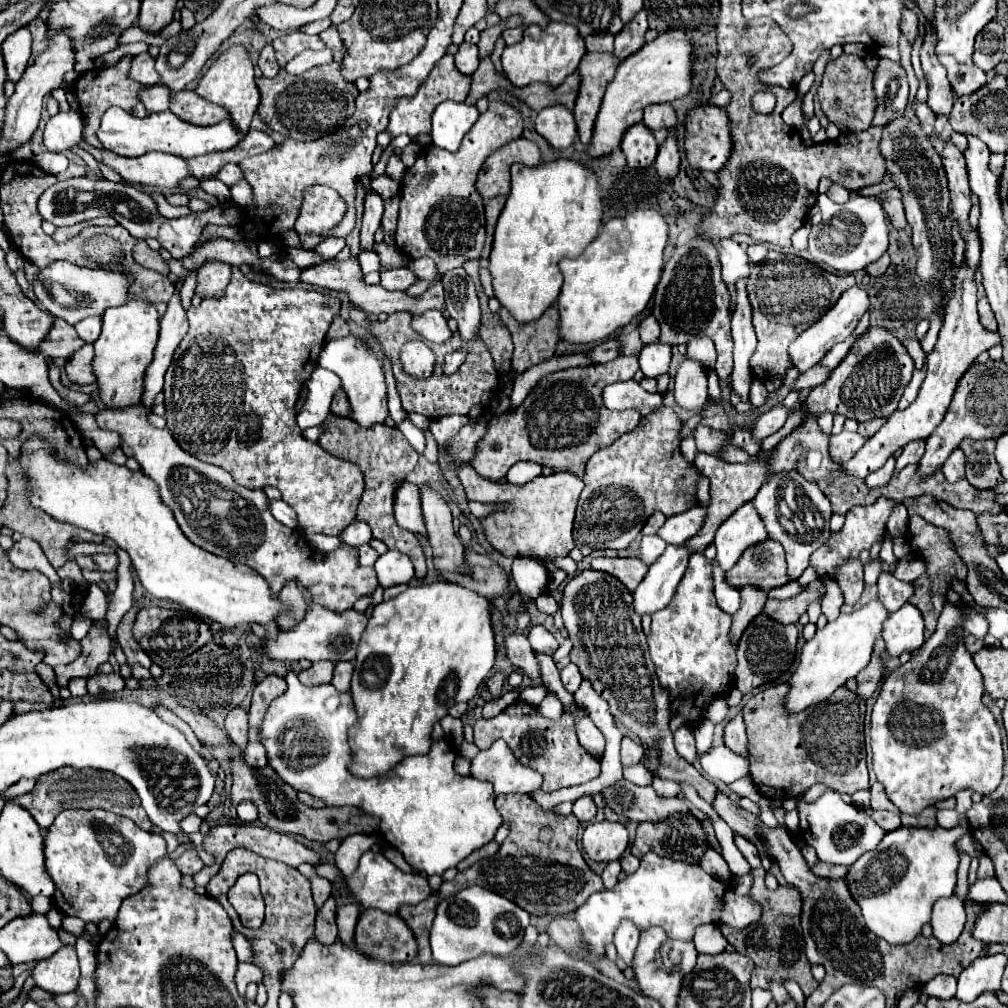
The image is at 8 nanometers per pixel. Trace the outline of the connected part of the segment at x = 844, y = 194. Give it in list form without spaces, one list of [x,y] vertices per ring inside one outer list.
[[[832,184],[830,190],[826,192],[826,196],[828,196],[832,202],[846,202],[846,200],[850,198],[850,192],[848,192],[844,186],[840,186],[840,184]]]

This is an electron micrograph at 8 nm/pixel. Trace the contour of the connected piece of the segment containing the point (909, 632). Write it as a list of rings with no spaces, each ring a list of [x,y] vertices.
[[[904,604],[884,622],[884,642],[890,656],[914,652],[924,644],[924,618],[912,604]]]

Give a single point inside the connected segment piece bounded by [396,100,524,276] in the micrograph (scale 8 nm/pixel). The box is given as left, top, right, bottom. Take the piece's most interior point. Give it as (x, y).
(441, 215)

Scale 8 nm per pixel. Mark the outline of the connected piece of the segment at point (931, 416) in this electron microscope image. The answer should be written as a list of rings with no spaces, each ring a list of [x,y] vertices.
[[[958,270],[954,278],[954,290],[952,300],[948,304],[948,312],[944,314],[944,324],[938,334],[938,342],[934,350],[926,356],[926,378],[920,386],[920,392],[916,400],[906,410],[896,410],[888,416],[886,424],[870,436],[864,444],[864,448],[848,462],[844,462],[844,472],[856,478],[866,478],[870,472],[884,466],[884,462],[902,446],[914,440],[926,440],[936,426],[940,426],[950,400],[956,392],[956,386],[960,378],[972,368],[978,354],[990,350],[992,346],[1000,344],[1000,334],[992,334],[990,330],[984,330],[984,326],[978,320],[976,312],[976,284],[974,284],[974,270]]]

